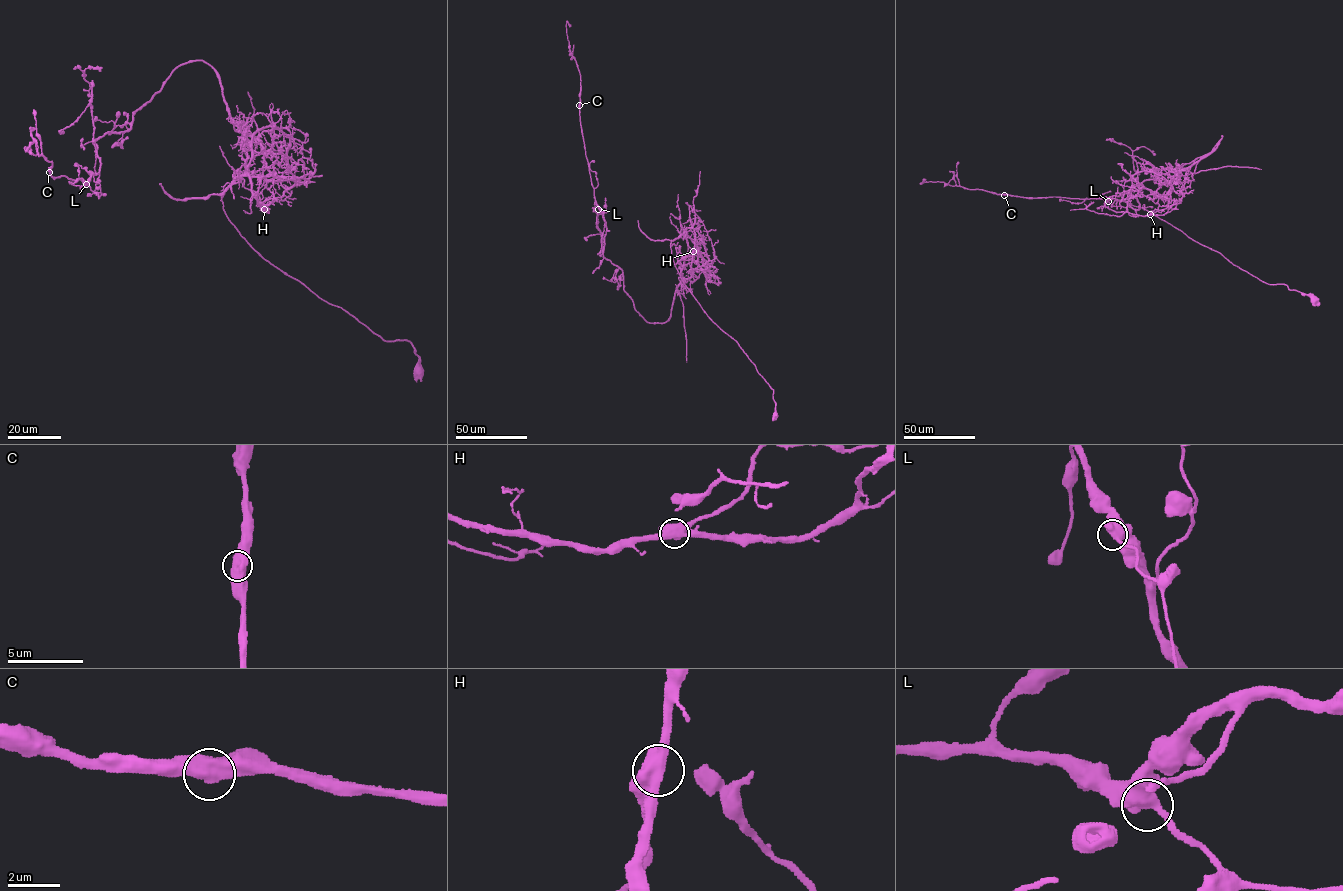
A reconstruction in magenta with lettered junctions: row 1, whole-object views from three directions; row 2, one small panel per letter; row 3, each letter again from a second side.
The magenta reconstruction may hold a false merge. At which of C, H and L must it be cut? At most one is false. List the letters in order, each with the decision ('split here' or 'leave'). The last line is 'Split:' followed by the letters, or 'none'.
C: leave
H: split here
L: leave
Split: H

